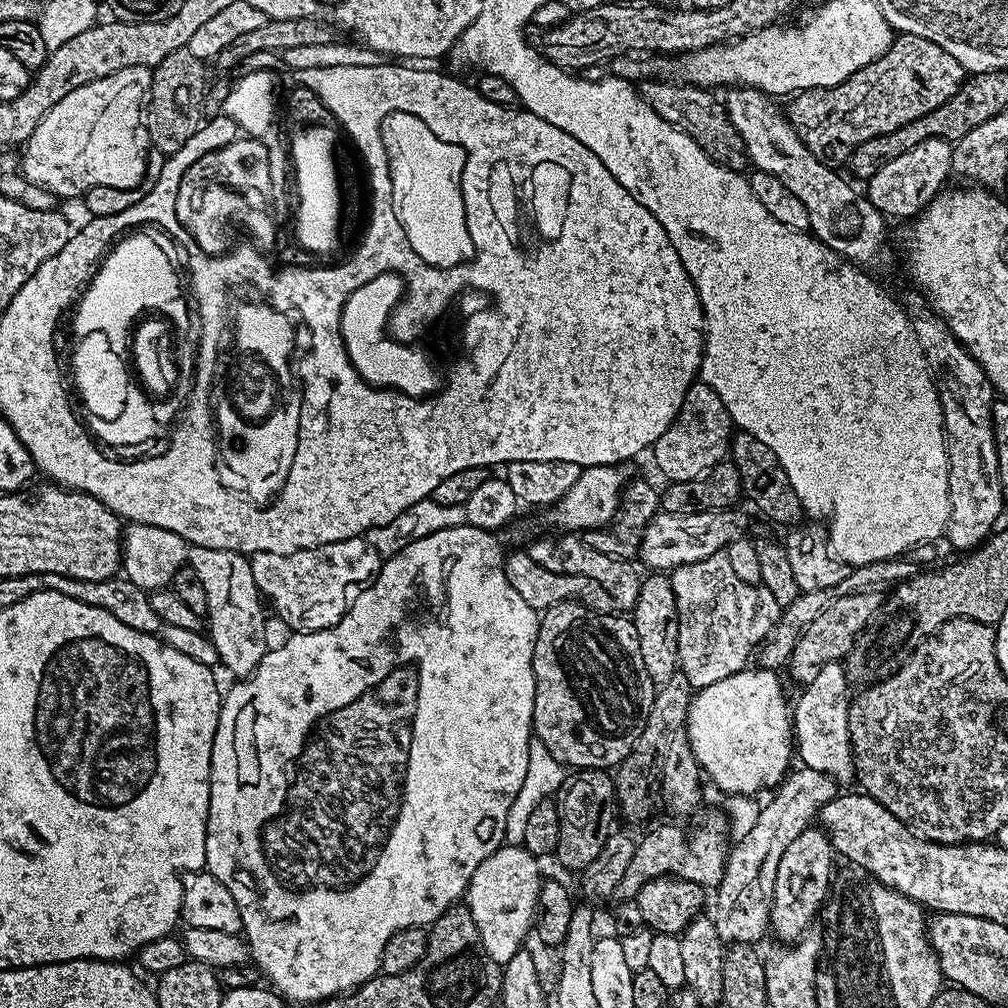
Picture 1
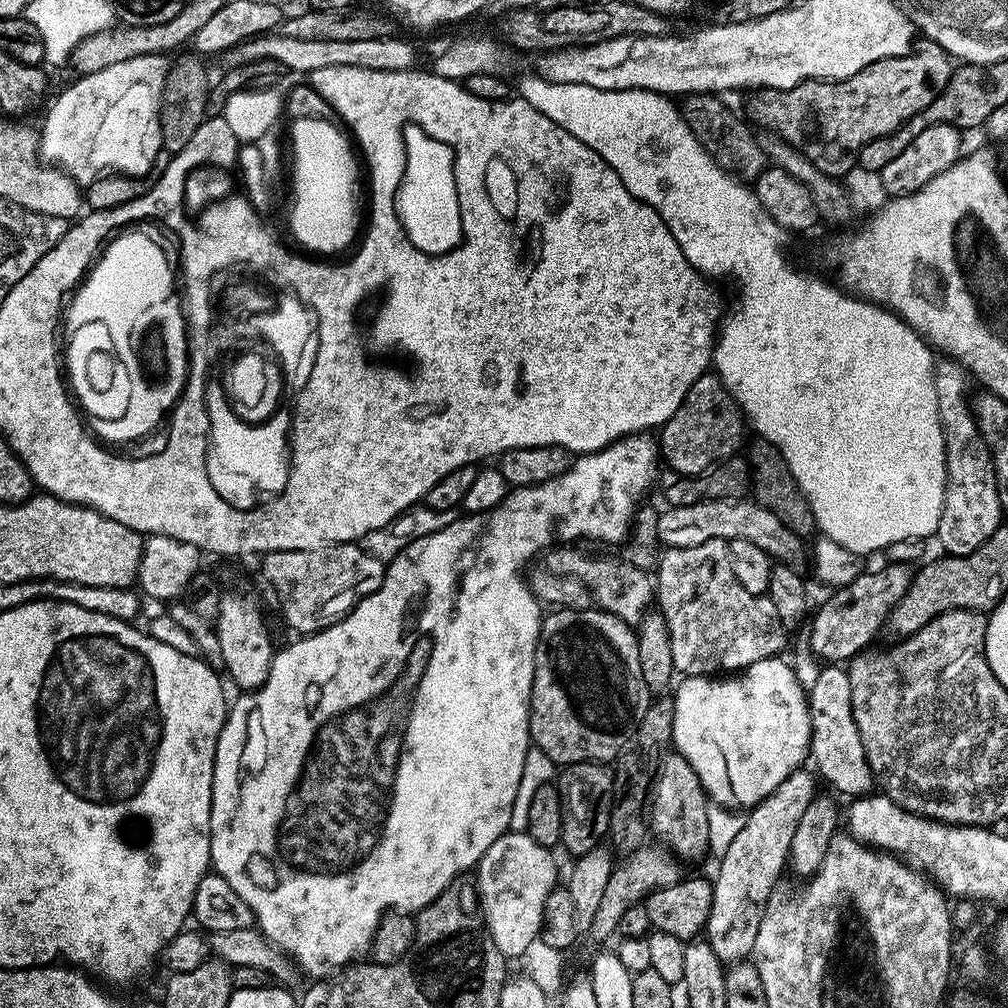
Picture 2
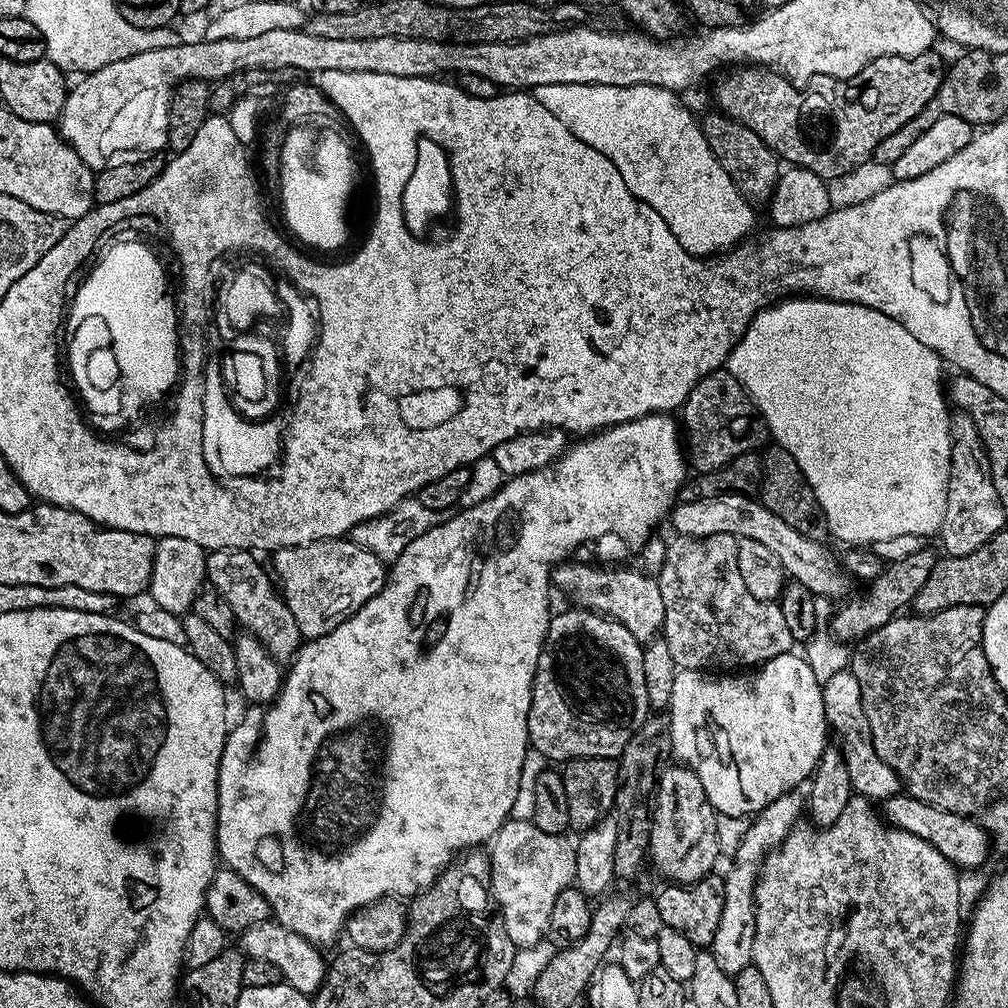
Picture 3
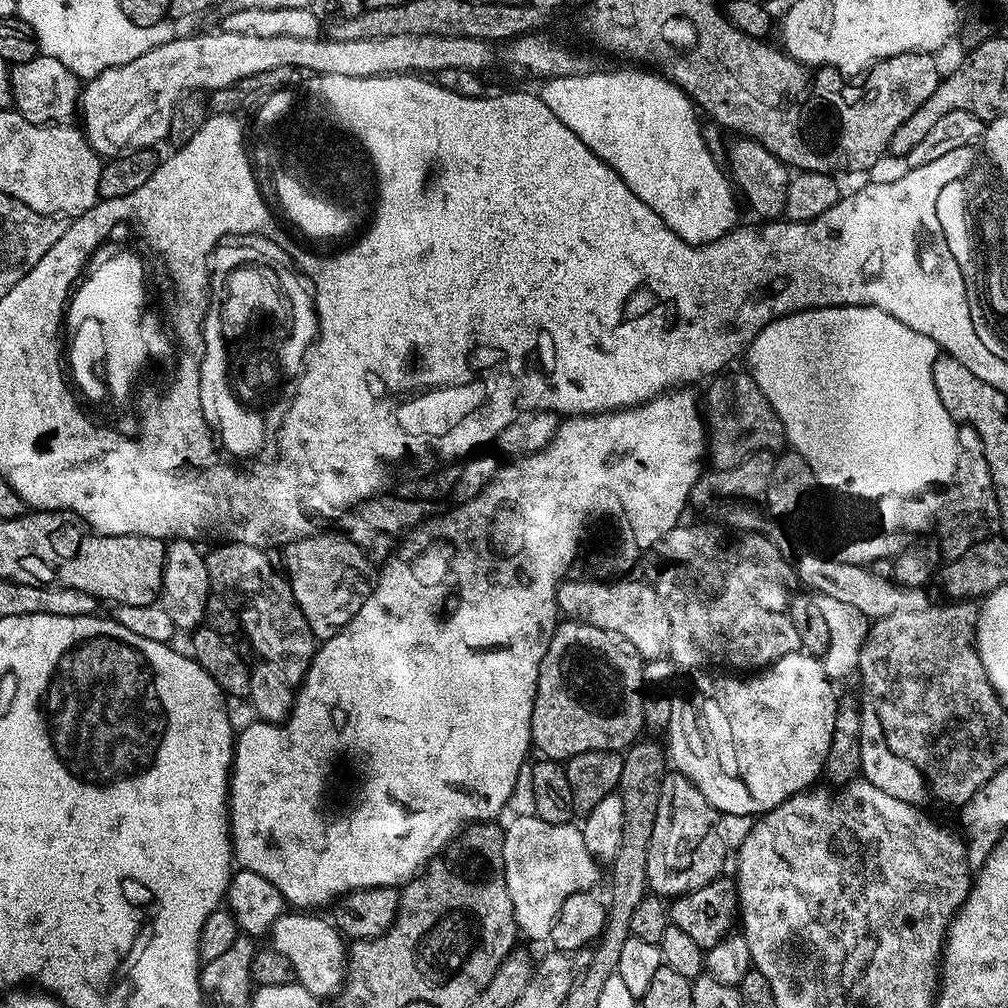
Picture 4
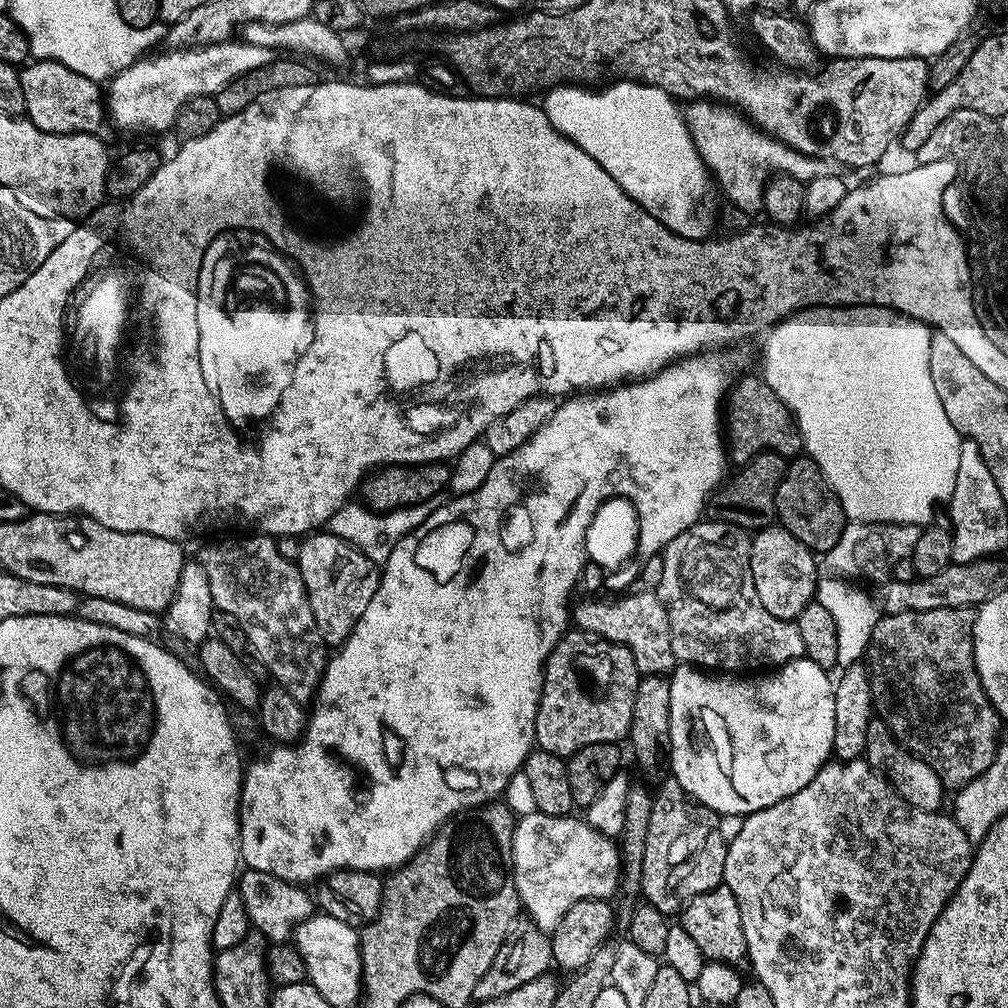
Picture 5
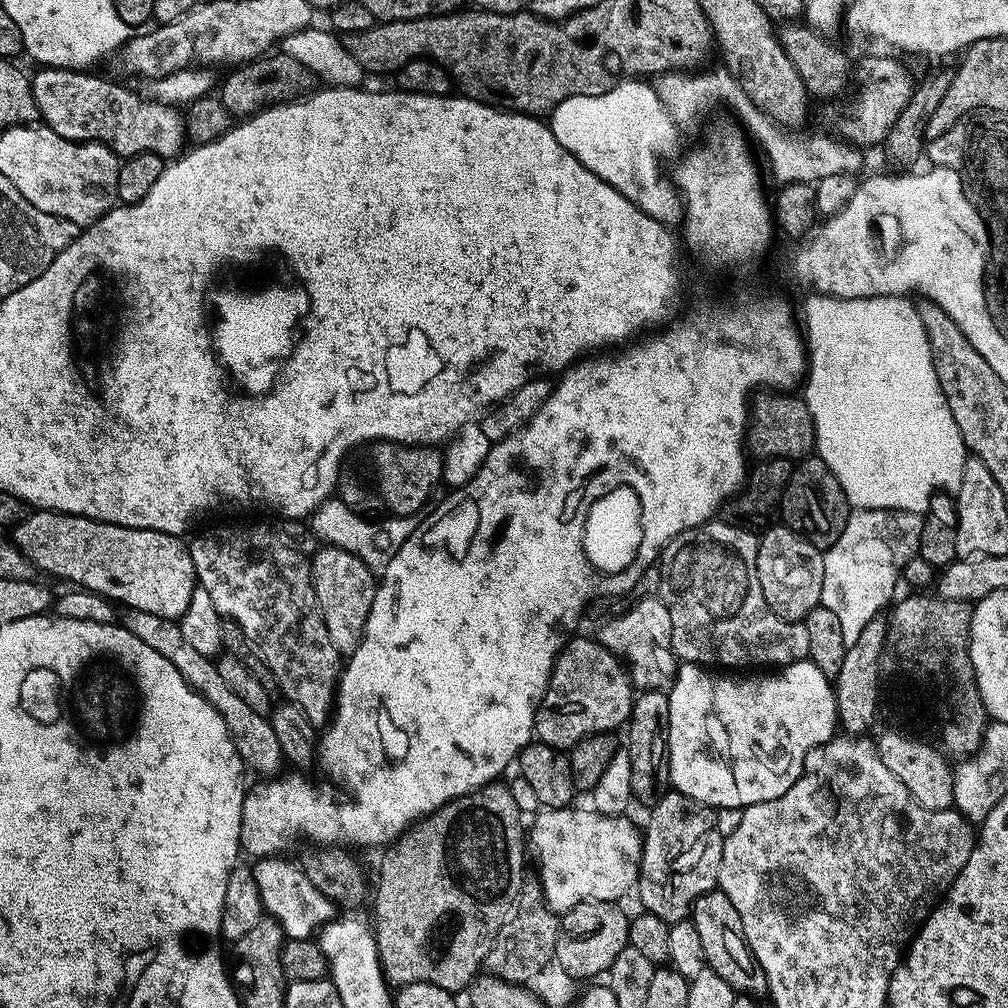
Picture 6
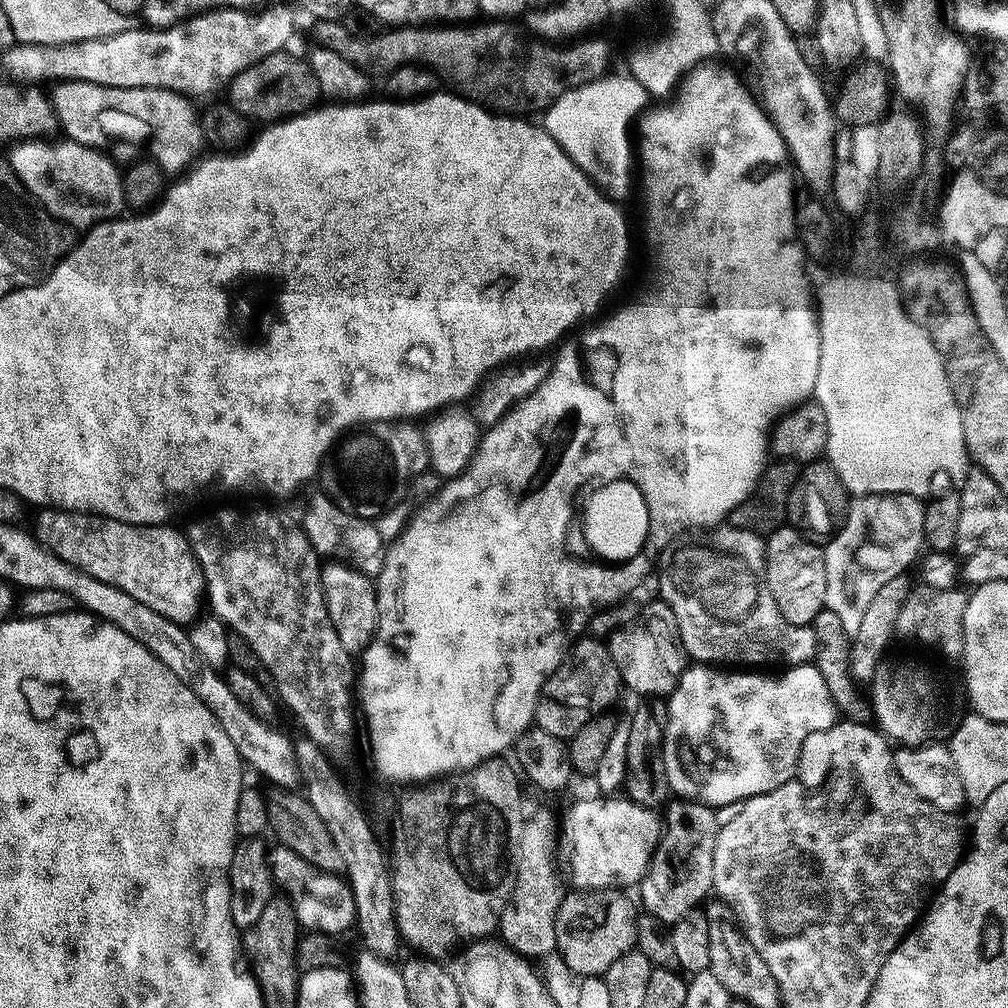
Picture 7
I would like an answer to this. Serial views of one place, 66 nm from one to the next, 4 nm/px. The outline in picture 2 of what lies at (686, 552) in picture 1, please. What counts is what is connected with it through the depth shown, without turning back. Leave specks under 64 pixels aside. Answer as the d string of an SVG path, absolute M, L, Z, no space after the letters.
M755 499L743 500L703 500L697 504L683 504L677 508L665 507L659 513L658 534L661 545L665 549L689 548L702 546L711 540L745 540L754 542L758 550L772 557L773 561L799 565L799 560L804 556L804 544L797 533L792 532L769 508L757 504Z

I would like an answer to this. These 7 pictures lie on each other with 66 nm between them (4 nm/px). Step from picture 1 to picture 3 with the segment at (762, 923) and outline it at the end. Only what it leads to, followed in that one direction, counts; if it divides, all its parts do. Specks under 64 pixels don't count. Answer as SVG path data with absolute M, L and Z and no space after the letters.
M794 792L784 793L770 806L766 806L760 811L749 823L748 832L742 838L741 845L738 846L734 855L736 865L724 876L722 918L718 918L718 930L714 930L710 951L714 956L714 961L718 962L718 969L724 971L731 978L734 978L742 970L753 967L756 880L760 876L760 865L764 863L764 857L787 838L788 833L799 821L796 819L800 816L802 802L796 795L798 794Z

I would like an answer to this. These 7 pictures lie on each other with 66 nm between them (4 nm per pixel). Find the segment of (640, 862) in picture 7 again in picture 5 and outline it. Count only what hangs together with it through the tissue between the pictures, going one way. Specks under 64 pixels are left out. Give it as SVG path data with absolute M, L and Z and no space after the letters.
M529 810L523 817L522 815L517 819L515 826L514 838L511 839L511 856L513 860L513 876L514 885L517 886L517 892L520 895L520 902L523 911L528 912L527 919L535 924L537 928L541 928L546 933L553 933L556 931L558 922L562 922L562 918L566 914L566 910L570 910L570 906L574 906L583 900L607 900L613 899L612 895L617 894L621 887L621 849L618 847L617 841L611 836L604 836L594 826L588 824L584 818L576 814L569 814L567 816L551 816L550 814L542 814L535 810Z

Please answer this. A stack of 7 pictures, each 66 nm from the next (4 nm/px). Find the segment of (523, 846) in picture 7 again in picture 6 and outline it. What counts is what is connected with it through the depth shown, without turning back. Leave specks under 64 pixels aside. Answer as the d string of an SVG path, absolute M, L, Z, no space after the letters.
M525 882L521 886L514 915L510 922L502 925L496 936L496 943L487 956L487 971L501 980L509 980L511 984L527 985L534 978L534 974L554 960L559 933L557 913L551 912L545 904L544 892L539 883Z

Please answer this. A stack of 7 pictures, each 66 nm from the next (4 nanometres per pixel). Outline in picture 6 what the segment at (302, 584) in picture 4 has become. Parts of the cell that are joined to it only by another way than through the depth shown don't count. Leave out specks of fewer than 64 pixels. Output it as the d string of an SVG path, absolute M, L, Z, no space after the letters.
M323 545L320 548L310 560L316 600L319 602L323 622L326 623L331 645L340 655L349 656L357 648L364 633L378 582L375 573L372 573L356 555L332 545Z

